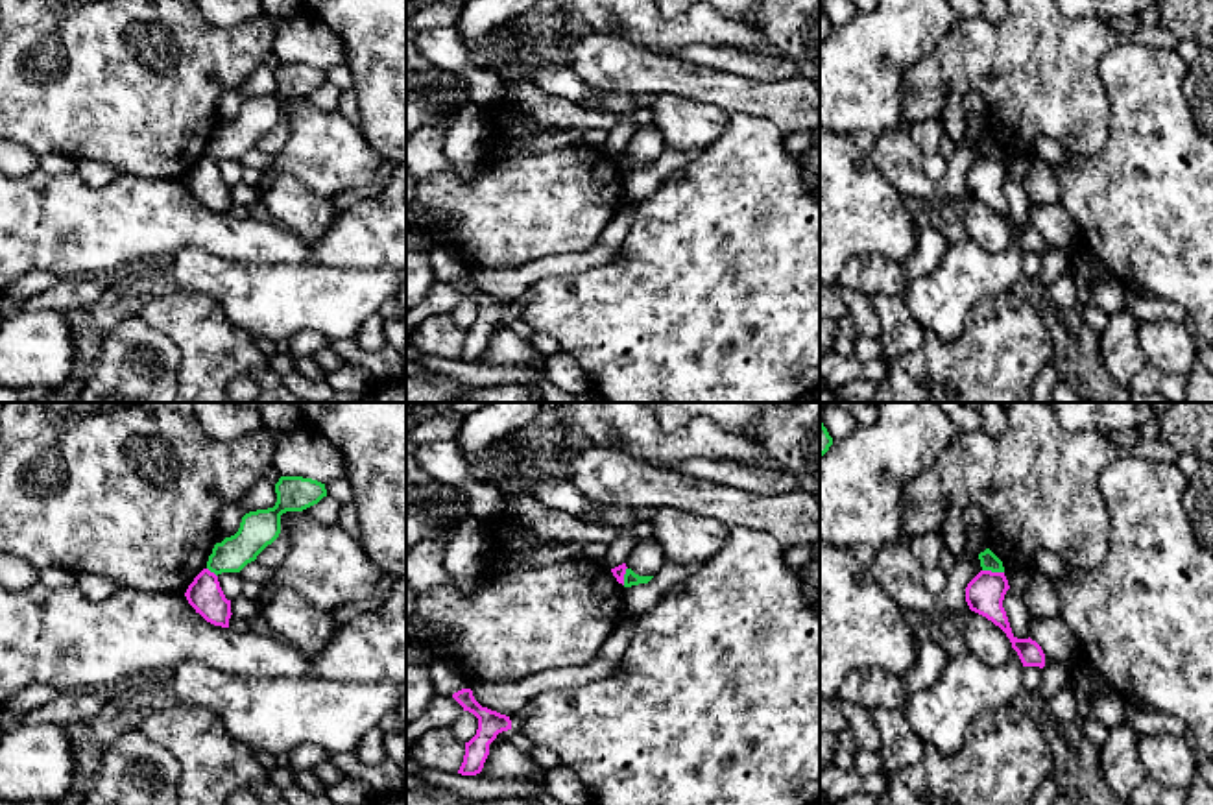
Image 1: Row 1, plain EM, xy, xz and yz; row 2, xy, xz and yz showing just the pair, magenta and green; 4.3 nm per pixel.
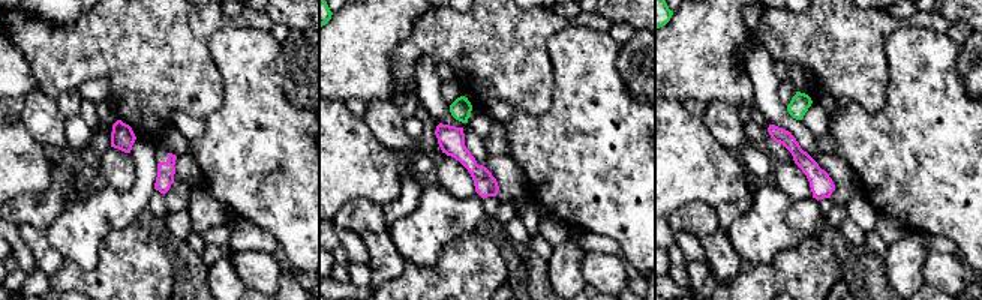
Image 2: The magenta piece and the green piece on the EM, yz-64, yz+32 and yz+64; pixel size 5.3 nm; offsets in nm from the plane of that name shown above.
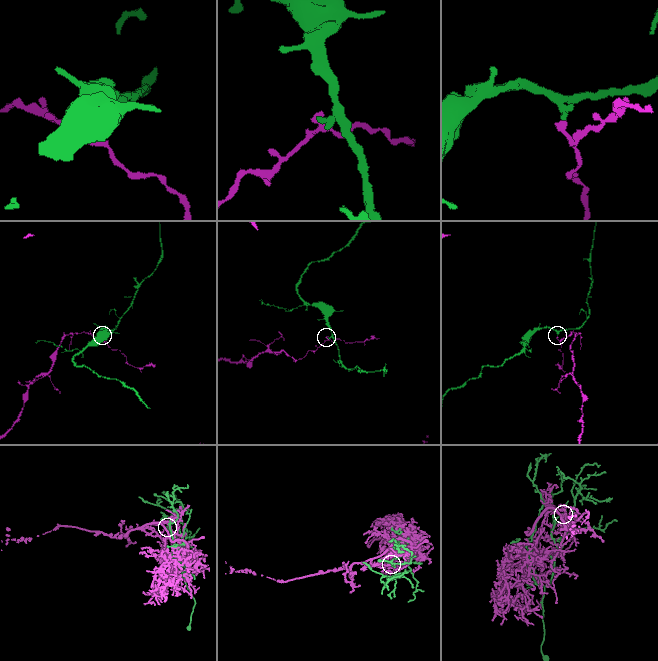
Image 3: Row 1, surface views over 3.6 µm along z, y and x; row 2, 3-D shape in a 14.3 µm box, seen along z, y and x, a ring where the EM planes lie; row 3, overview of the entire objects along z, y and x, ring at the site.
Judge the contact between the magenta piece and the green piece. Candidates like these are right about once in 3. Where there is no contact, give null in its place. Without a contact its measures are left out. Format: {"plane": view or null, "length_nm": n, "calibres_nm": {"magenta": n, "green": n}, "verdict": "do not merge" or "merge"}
{"plane": "yz", "length_nm": 100, "calibres_nm": {"magenta": 170, "green": 80}, "verdict": "do not merge"}

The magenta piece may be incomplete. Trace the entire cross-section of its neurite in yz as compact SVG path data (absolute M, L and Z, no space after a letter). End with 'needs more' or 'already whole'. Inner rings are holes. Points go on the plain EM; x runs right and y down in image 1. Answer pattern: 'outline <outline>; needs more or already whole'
outline M980 157L966 174L966 188L971 198L986 203L995 212L999 212L1017 238L1023 253L1045 253L1045 240L1041 233L1028 225L1017 225L1012 220L1003 186L1010 175L1004 159Z; already whole

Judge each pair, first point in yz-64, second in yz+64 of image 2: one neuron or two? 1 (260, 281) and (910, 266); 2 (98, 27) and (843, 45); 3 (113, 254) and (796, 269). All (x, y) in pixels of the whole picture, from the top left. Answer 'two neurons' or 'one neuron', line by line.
1: two neurons
2: one neuron
3: one neuron

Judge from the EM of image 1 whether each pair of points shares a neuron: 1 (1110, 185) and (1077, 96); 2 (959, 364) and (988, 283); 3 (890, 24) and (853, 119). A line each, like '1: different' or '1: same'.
1: different
2: different
3: same

